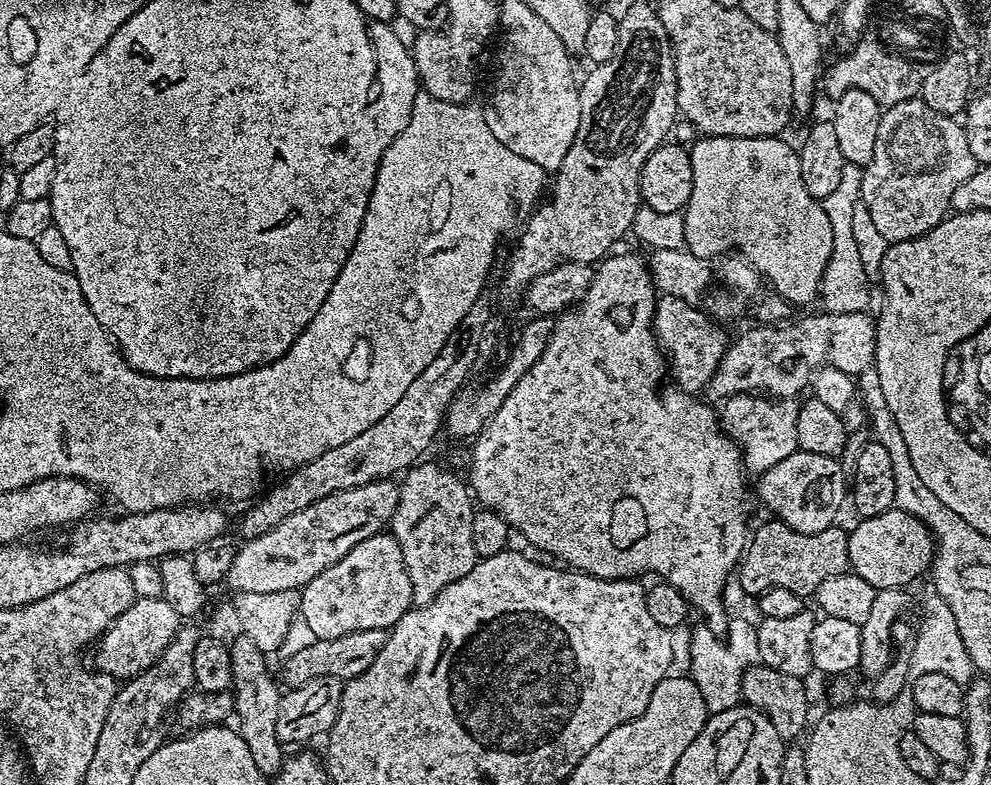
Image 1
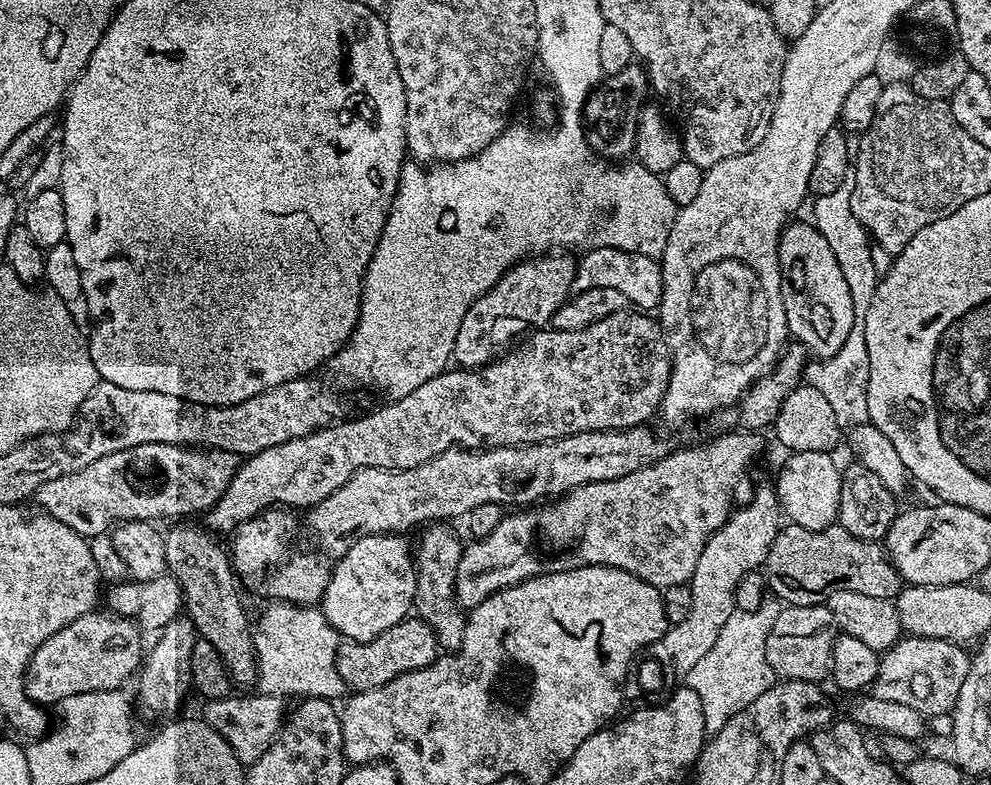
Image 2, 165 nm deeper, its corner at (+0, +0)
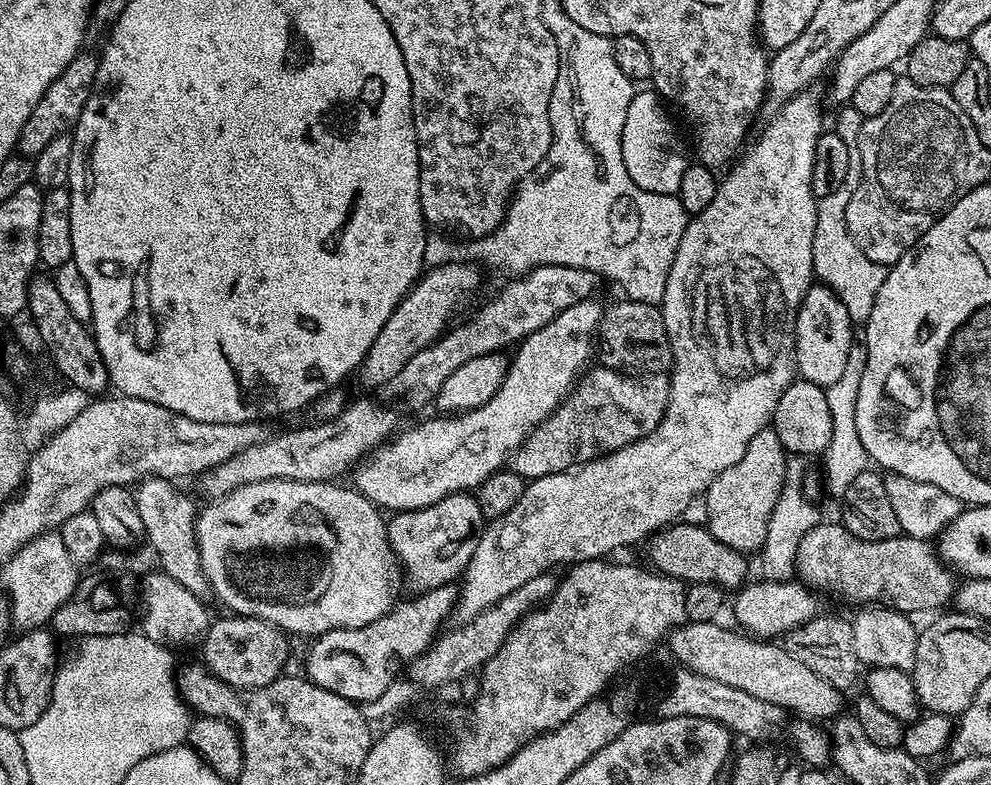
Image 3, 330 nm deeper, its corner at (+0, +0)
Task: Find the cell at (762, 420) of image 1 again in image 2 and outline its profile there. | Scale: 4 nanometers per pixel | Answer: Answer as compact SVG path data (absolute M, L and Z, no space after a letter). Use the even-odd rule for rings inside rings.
M756 430L739 431L718 437L712 445L677 447L666 458L648 468L639 468L634 474L626 474L617 480L583 484L543 506L528 506L513 511L516 512L513 516L512 513L506 514L490 534L473 539L473 544L463 549L457 572L458 604L464 610L471 610L490 594L523 580L544 576L548 572L590 566L626 570L661 590L689 583L708 539L732 515L734 505L747 504L754 491L754 480L744 475L764 448L764 440L760 437L763 435Z

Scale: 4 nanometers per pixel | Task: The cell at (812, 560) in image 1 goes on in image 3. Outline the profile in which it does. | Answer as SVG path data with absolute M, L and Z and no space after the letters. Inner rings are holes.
M819 522L802 538L797 548L795 575L817 593L829 592L830 595L841 596L844 600L857 600L857 605L860 606L885 602L887 607L905 614L928 612L931 608L943 609L951 605L958 587L953 569L940 559L937 545L931 539L919 540L916 537L899 534L886 538L885 541L863 541L862 538L856 538L840 522Z

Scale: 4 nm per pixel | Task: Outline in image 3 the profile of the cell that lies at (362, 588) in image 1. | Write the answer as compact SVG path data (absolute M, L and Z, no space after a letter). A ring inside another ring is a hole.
M471 491L455 492L425 508L395 513L391 519L387 521L388 541L393 554L400 561L400 567L407 583L409 580L416 590L437 588L443 584L459 581L464 575L470 558L474 558L474 550L486 527L482 510L478 510L478 502Z

